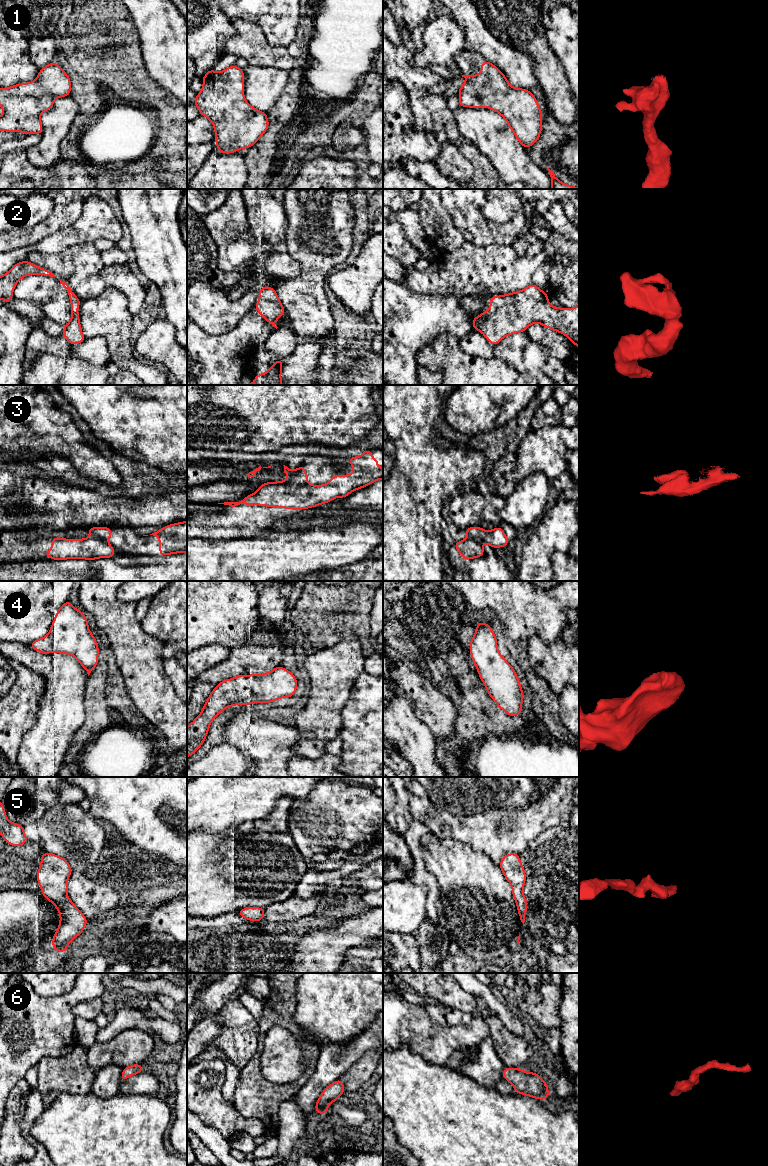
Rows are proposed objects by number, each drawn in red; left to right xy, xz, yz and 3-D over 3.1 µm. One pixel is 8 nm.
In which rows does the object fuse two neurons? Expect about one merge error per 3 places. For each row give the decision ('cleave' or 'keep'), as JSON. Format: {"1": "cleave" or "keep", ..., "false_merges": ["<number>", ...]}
{"1": "keep", "2": "keep", "3": "cleave", "4": "keep", "5": "keep", "6": "keep", "false_merges": ["3"]}

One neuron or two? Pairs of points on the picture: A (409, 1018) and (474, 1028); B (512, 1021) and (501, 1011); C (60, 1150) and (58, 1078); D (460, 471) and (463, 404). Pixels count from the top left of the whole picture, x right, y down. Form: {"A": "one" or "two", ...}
{"A": "one", "B": "one", "C": "two", "D": "two"}

